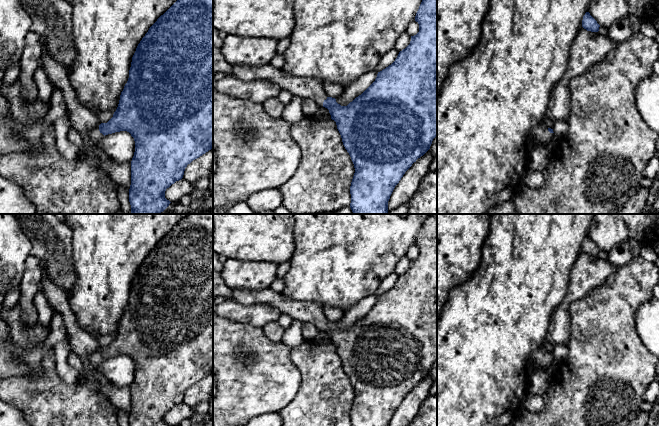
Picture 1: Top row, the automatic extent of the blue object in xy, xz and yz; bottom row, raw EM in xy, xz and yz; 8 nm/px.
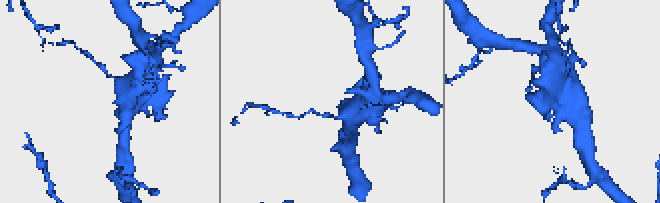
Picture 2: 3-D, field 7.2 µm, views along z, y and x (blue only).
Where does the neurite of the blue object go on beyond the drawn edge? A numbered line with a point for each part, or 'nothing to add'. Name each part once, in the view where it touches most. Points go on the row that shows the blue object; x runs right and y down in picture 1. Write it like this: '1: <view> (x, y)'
1: xy (95, 135)

